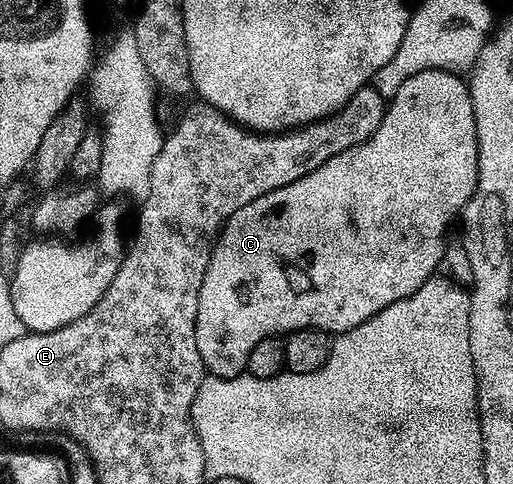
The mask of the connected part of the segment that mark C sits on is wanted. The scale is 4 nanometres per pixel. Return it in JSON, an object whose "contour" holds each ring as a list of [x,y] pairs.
{"contour":[[[431,68],[414,74],[414,78],[406,78],[406,82],[402,82],[395,96],[391,97],[378,130],[374,130],[374,134],[366,138],[366,142],[350,146],[342,150],[342,154],[334,154],[334,158],[330,158],[310,174],[278,190],[267,192],[262,198],[254,198],[254,202],[239,208],[221,228],[206,266],[206,274],[202,278],[202,290],[198,294],[196,341],[198,354],[202,354],[205,369],[216,378],[241,375],[248,363],[248,356],[254,350],[254,346],[258,346],[258,342],[301,330],[319,330],[324,334],[346,332],[366,322],[386,306],[414,294],[414,290],[422,287],[437,271],[439,259],[442,258],[446,245],[444,235],[448,232],[448,223],[455,216],[457,219],[468,205],[468,199],[476,189],[477,174],[476,119],[472,109],[472,95],[468,92],[465,77],[454,72],[444,72],[441,68]]]}

